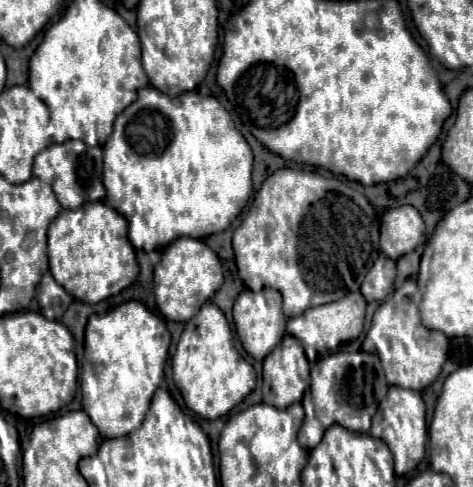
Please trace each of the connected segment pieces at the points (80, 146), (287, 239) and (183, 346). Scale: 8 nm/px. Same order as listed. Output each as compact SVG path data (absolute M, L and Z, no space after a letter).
M65 141L51 145L35 157L33 175L49 183L65 209L77 209L87 201L99 201L105 197L105 187L101 183L103 151L101 147L87 147L83 141Z
M277 169L269 175L255 195L249 213L235 229L232 236L235 263L239 277L251 291L261 291L263 287L277 289L283 295L285 317L297 317L309 307L325 305L345 297L351 291L359 291L355 281L351 261L365 261L367 269L379 255L379 217L367 197L349 185L341 183L337 177L323 177L313 171L299 169Z
M205 303L205 307L185 325L171 363L173 381L187 407L209 421L227 415L255 389L255 371L235 349L231 327L223 311L213 303Z

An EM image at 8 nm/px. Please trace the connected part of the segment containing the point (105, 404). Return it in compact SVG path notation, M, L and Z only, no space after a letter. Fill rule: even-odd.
M127 301L105 315L91 315L85 329L84 361L81 368L81 390L83 409L93 419L101 437L123 437L135 431L145 413L149 411L151 397L161 385L165 362L169 356L171 335L165 321L151 313L139 301Z

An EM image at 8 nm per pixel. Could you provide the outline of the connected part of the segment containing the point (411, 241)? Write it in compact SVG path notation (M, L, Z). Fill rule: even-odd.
M411 205L385 211L381 219L381 251L389 259L411 253L423 241L423 219Z

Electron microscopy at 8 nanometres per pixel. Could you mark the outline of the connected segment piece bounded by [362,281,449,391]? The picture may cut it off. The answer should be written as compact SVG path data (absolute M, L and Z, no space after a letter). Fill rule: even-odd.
M407 281L393 293L391 299L379 305L374 313L371 329L367 331L367 337L363 341L362 350L375 353L380 358L390 386L423 391L439 377L441 367L448 359L449 339L441 331L431 331L423 327L413 297L417 297L417 285L413 281Z

